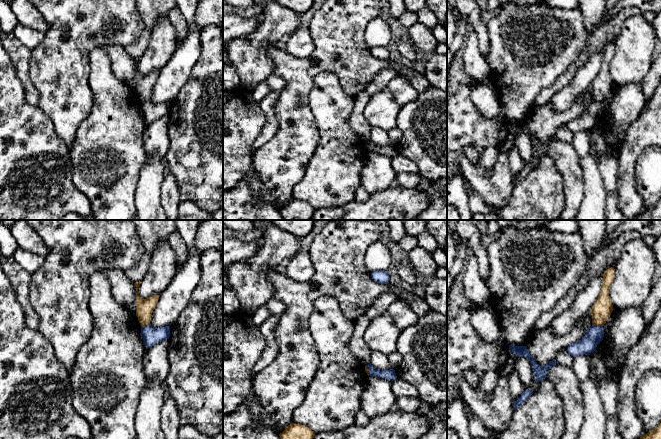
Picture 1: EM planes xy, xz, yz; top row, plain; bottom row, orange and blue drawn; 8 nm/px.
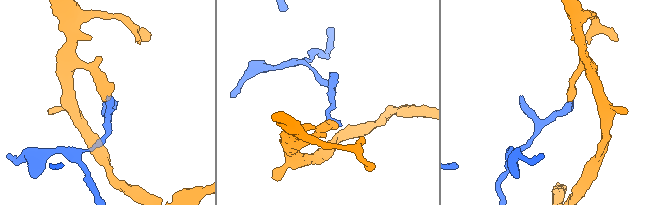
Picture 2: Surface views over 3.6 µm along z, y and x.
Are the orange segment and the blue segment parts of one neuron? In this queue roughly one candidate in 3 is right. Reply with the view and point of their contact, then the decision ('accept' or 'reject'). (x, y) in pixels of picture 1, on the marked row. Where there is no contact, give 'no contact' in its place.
yz (598, 325) | reject

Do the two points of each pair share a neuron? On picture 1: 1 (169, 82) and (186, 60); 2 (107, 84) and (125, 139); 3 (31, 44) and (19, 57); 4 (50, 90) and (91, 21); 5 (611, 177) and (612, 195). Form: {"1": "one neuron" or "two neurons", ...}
{"1": "one neuron", "2": "one neuron", "3": "two neurons", "4": "one neuron", "5": "one neuron"}

